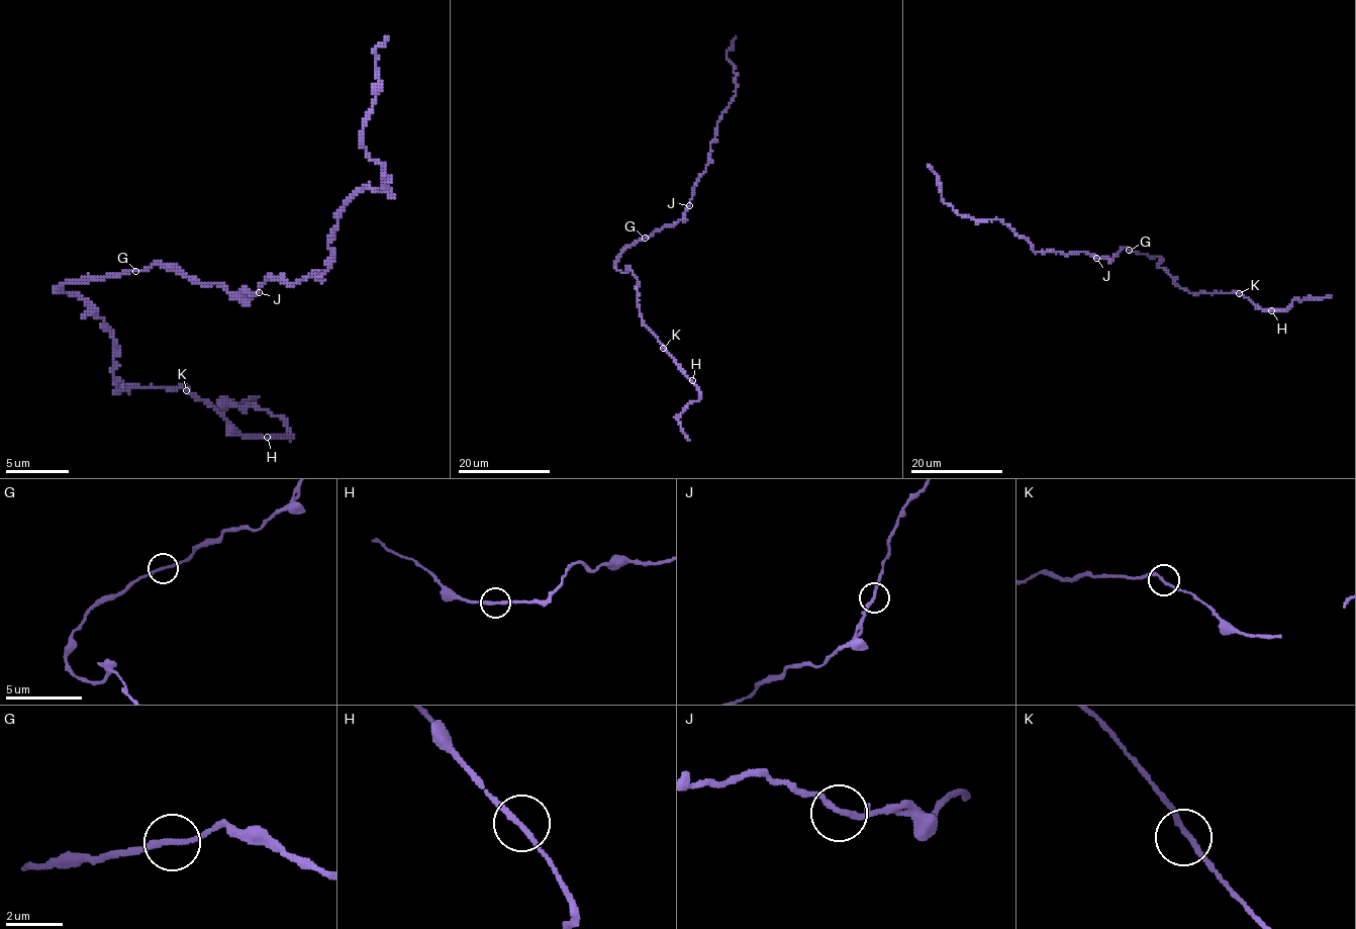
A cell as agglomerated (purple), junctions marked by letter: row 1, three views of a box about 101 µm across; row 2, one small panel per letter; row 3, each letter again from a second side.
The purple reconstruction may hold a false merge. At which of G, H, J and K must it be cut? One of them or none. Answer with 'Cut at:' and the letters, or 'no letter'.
Cut at: H

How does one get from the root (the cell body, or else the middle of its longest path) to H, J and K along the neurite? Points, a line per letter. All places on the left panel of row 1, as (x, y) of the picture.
H: (138, 271), (57, 286), (79, 296), (113, 337), (116, 390), (123, 384), (183, 387), (236, 432), (268, 438)
J: (138, 271), (155, 264), (167, 264), (177, 267), (189, 280), (217, 283), (230, 292), (259, 292)
K: (138, 271), (66, 280), (57, 286), (63, 292), (79, 296), (113, 337), (116, 390), (123, 384), (186, 390)

